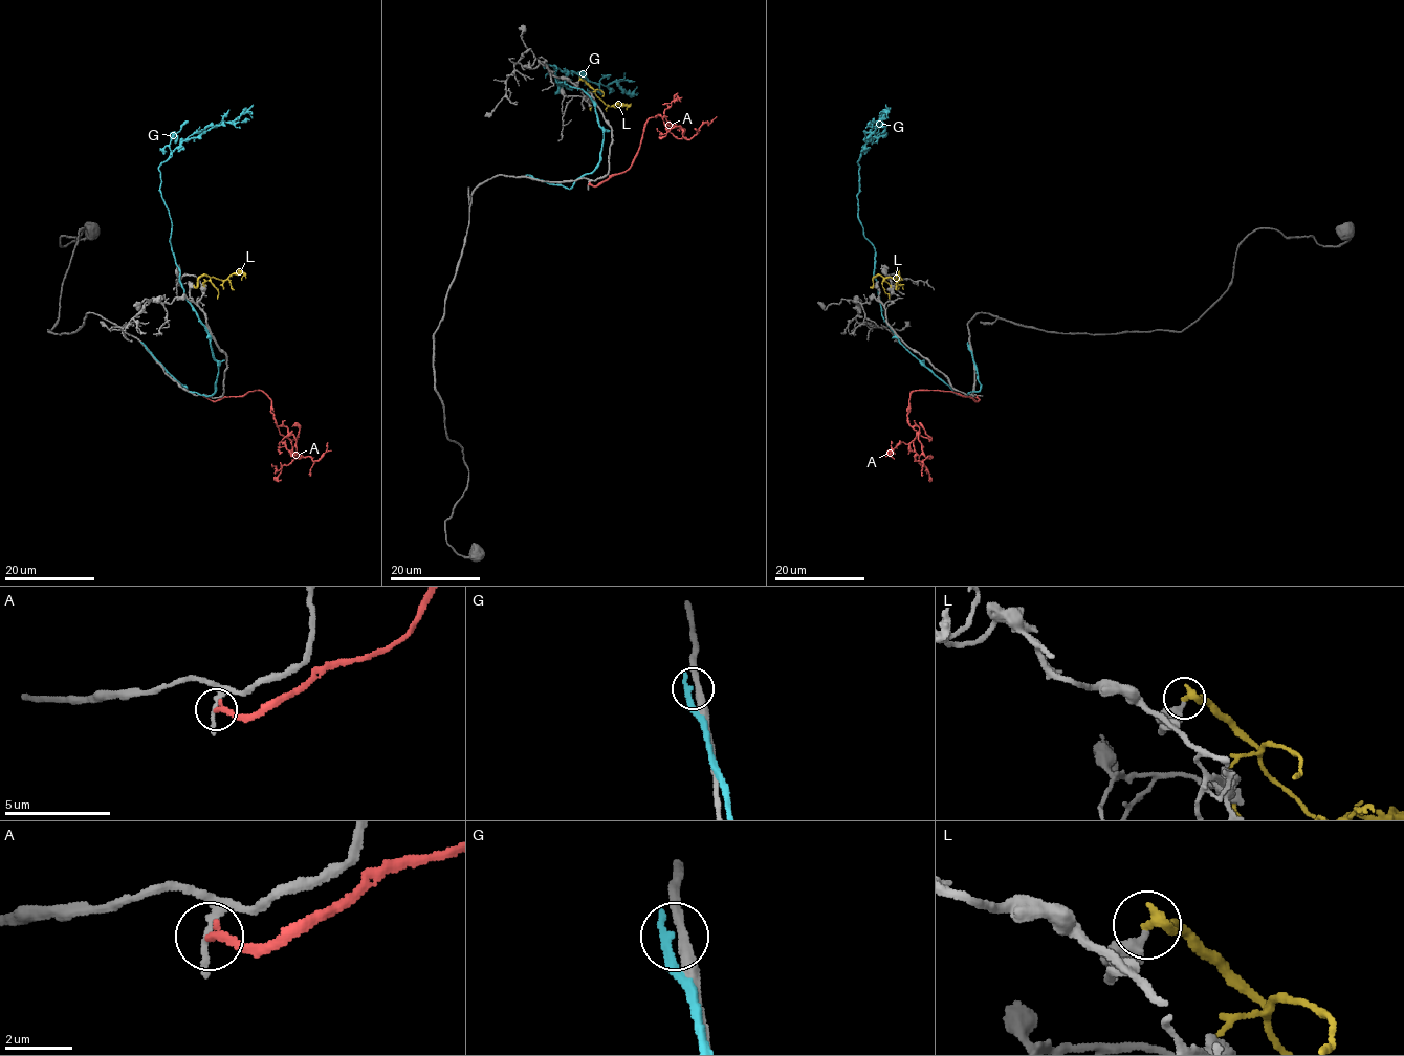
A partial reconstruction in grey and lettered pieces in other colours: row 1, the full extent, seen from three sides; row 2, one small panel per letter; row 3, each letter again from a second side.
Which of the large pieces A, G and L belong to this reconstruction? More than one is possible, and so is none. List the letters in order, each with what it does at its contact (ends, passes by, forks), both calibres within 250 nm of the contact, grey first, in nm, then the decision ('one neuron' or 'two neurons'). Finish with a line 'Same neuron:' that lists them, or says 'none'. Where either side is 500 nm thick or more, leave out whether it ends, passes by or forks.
A: it ends; calibres 190 and 220 nm; two neurons
G: it ends; calibres 320 and 280 nm; two neurons
L: it ends; calibres 360 and 340 nm; two neurons
Same neuron: none

